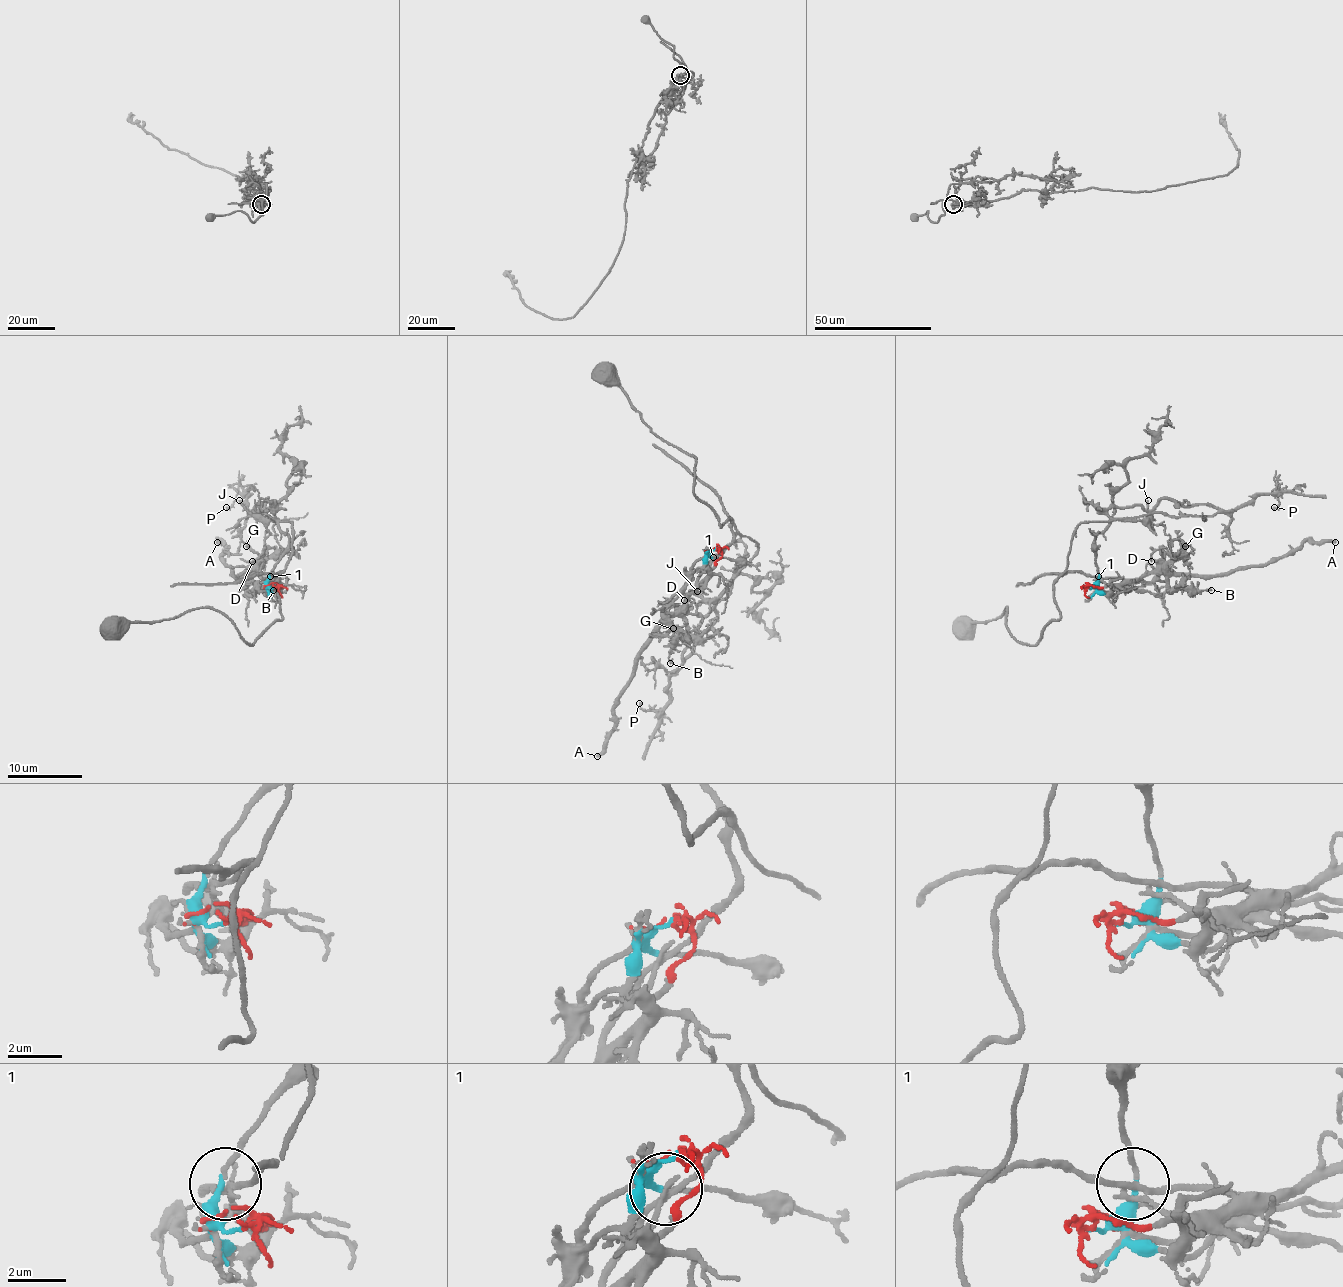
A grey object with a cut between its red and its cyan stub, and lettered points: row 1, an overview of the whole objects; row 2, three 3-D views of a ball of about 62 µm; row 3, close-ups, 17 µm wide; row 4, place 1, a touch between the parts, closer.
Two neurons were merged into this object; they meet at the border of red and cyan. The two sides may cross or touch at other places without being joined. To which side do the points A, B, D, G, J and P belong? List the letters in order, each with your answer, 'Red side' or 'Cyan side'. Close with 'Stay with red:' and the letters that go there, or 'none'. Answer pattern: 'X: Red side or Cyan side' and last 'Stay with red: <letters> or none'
A: Red side
B: Red side
D: Red side
G: Red side
J: Cyan side
P: Cyan side
Stay with red: A, B, D, G

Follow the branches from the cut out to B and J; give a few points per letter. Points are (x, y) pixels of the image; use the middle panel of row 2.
B: (715, 550), (721, 557), (703, 580), (662, 609), (671, 639), (670, 663)
J: (715, 550), (709, 555), (745, 561), (739, 563), (714, 598), (705, 598), (697, 591)

